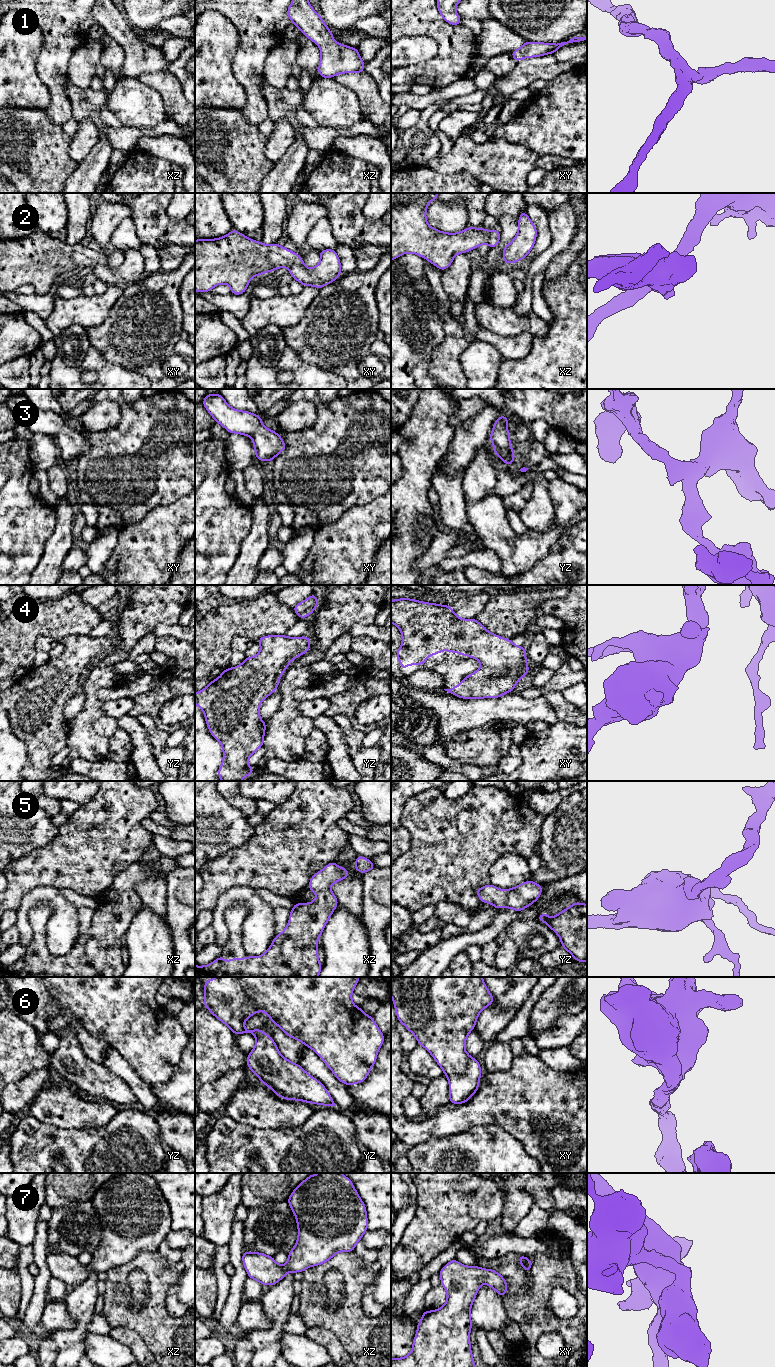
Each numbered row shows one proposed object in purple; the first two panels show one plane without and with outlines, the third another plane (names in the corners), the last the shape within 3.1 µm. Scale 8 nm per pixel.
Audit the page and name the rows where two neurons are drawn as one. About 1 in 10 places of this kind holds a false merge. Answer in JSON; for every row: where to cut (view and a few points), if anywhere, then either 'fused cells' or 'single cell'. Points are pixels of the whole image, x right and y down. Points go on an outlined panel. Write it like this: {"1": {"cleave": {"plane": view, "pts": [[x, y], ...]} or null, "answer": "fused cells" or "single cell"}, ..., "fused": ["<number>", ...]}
{"1": {"cleave": null, "answer": "single cell"}, "2": {"cleave": null, "answer": "single cell"}, "3": {"cleave": null, "answer": "single cell"}, "4": {"cleave": null, "answer": "single cell"}, "5": {"cleave": null, "answer": "single cell"}, "6": {"cleave": null, "answer": "single cell"}, "7": {"cleave": null, "answer": "single cell"}, "fused": []}

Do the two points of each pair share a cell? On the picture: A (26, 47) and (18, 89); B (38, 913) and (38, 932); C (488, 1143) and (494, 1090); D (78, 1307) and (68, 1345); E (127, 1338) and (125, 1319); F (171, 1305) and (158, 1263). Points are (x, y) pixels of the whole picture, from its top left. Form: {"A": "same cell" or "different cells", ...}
{"A": "same cell", "B": "same cell", "C": "different cells", "D": "same cell", "E": "different cells", "F": "different cells"}

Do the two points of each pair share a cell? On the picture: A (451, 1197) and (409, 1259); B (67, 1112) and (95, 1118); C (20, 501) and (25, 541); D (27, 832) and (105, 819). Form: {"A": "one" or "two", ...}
{"A": "one", "B": "one", "C": "one", "D": "two"}

